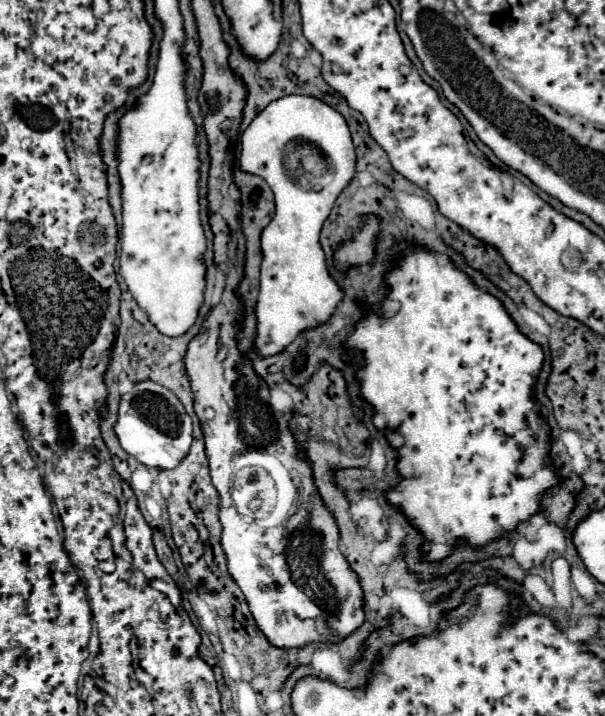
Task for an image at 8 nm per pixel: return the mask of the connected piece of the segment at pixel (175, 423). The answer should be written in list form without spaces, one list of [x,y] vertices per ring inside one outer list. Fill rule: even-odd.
[[[152,380],[134,382],[132,392],[120,398],[114,432],[130,456],[152,468],[176,468],[192,444],[192,420],[182,402],[168,388]]]

